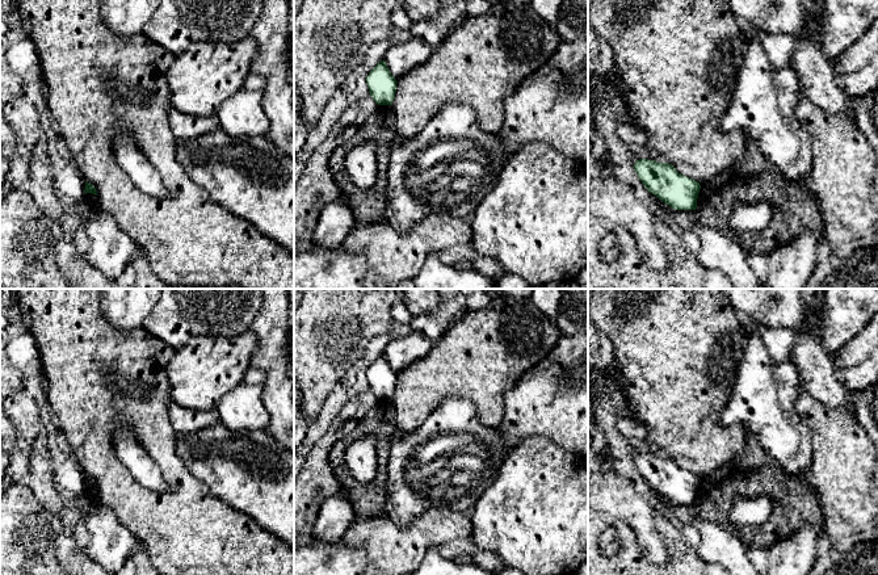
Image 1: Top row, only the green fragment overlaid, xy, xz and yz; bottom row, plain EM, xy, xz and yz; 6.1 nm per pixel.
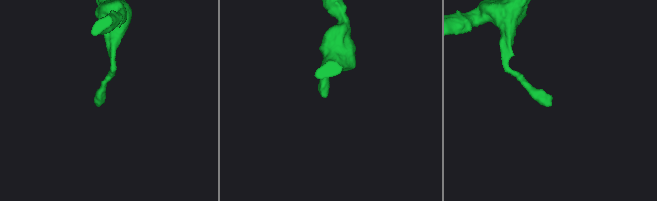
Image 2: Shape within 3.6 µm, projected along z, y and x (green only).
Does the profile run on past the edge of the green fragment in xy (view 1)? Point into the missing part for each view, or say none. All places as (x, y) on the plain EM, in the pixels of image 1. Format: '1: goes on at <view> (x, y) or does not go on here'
1: does not go on here

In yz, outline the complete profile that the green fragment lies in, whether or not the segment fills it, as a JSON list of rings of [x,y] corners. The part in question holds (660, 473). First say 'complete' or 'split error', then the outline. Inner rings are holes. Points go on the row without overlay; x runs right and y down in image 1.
complete | [[[639,453],[633,462],[647,484],[664,498],[676,504],[696,504],[700,477],[679,467],[669,457]]]

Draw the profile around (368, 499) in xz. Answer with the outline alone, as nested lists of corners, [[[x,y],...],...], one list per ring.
[[[379,399],[378,403],[358,420],[356,428],[341,441],[337,441],[328,454],[329,465],[343,488],[343,494],[352,503],[357,517],[378,517],[385,513],[387,498],[387,462],[391,446],[404,437],[396,425],[395,407],[391,399]],[[365,437],[373,437],[377,446],[377,475],[367,483],[358,482],[345,462],[348,446]]]

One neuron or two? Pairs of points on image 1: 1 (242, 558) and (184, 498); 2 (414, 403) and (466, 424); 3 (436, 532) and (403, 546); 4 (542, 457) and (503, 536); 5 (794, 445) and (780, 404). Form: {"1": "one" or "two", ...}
{"1": "one", "2": "two", "3": "one", "4": "one", "5": "one"}

